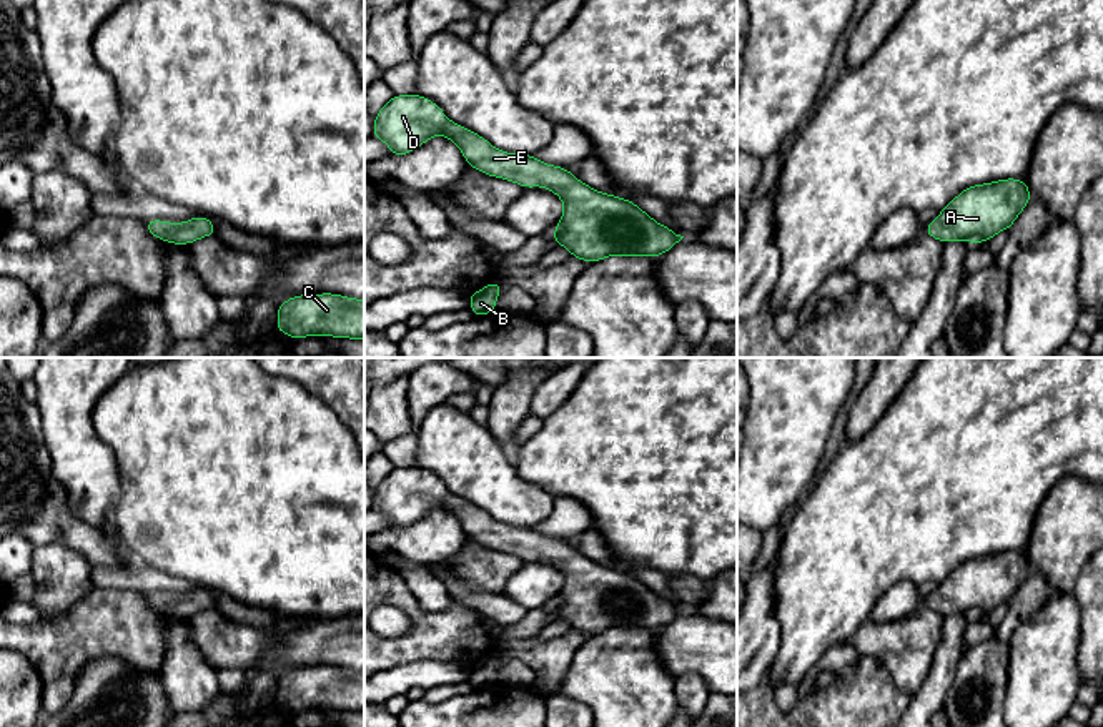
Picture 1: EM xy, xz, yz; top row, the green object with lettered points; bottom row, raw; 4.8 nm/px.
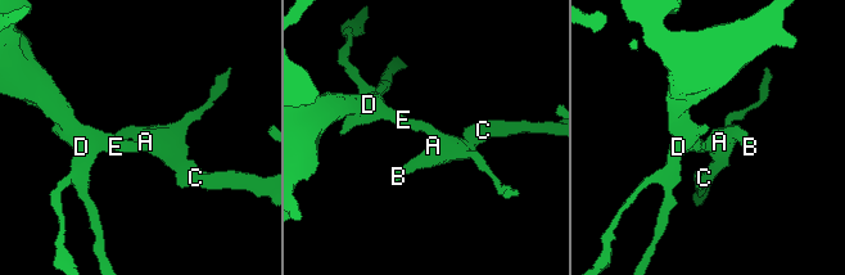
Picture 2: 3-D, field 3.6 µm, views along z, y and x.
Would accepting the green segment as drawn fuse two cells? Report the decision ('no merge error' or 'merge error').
no merge error

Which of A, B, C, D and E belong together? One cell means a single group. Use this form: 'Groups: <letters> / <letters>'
Groups: A B C D E

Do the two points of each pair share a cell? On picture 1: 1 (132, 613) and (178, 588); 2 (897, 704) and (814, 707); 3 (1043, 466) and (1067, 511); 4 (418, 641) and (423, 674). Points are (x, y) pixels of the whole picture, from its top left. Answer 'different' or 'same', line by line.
1: different
2: same
3: different
4: different

